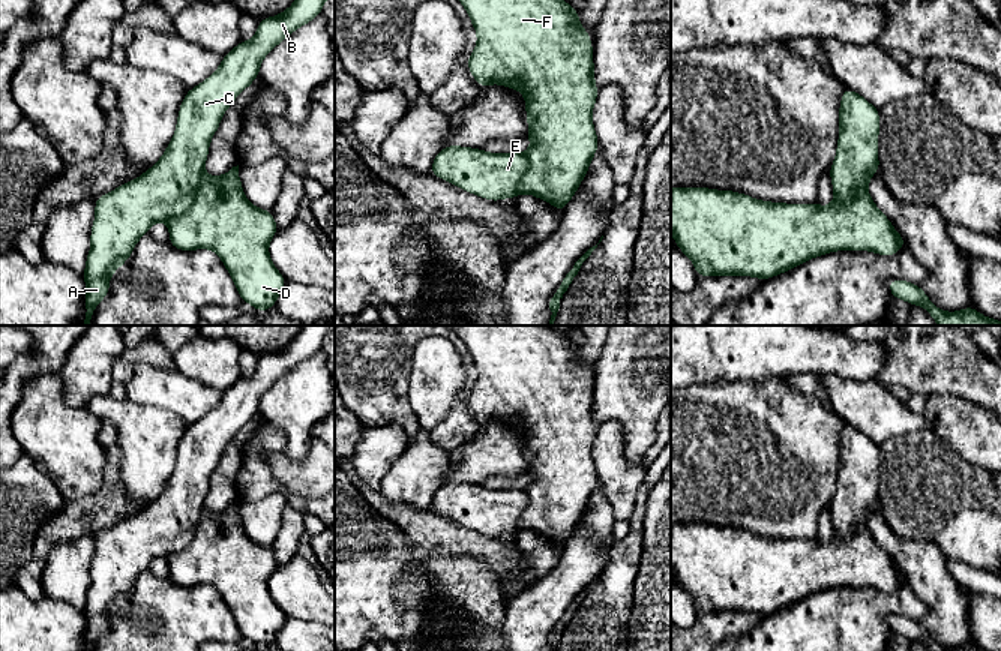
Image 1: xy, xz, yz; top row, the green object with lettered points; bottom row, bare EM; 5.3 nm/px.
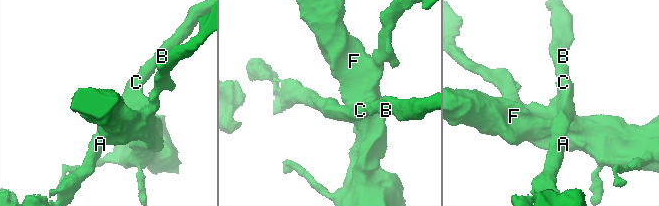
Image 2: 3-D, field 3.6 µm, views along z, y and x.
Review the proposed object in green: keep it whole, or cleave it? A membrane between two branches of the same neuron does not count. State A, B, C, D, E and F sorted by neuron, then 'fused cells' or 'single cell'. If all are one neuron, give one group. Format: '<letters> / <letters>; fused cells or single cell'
A B C E / D F; fused cells

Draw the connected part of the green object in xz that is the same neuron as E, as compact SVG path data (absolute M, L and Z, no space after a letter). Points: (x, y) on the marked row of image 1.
M447 146L435 154L431 174L477 196L501 201L518 196L518 184L527 170L525 153Z

